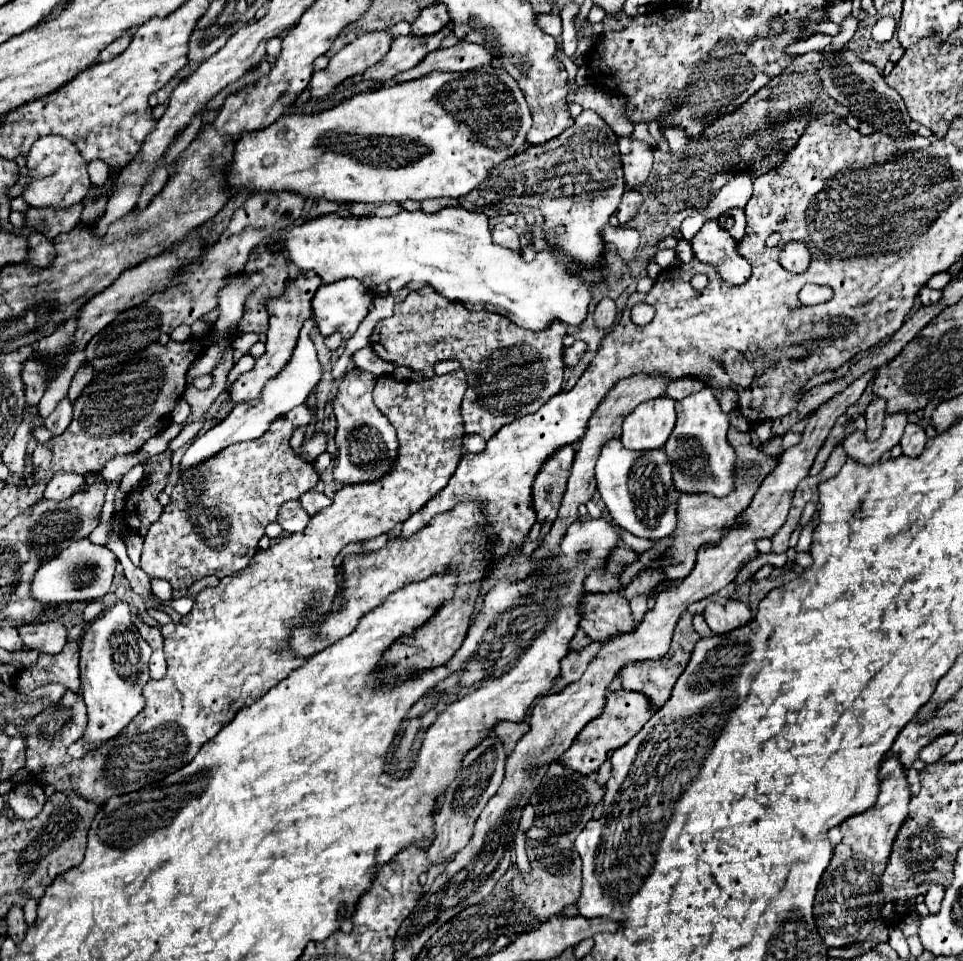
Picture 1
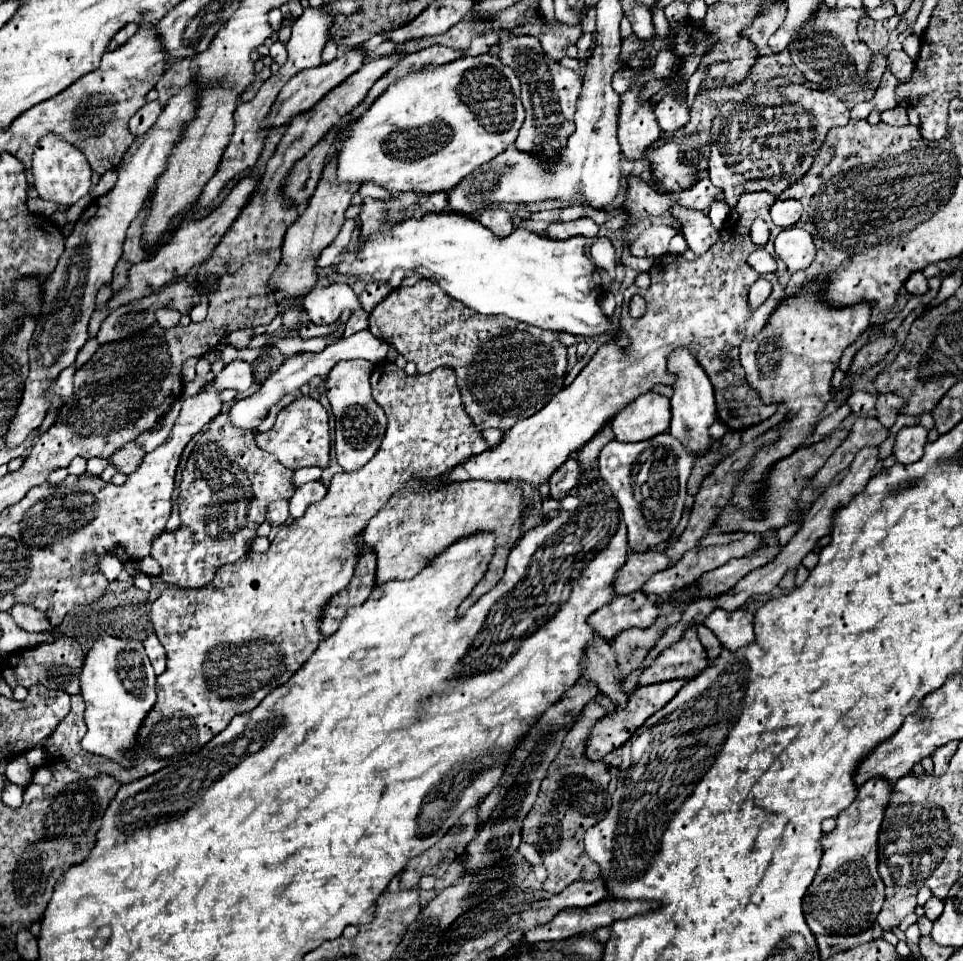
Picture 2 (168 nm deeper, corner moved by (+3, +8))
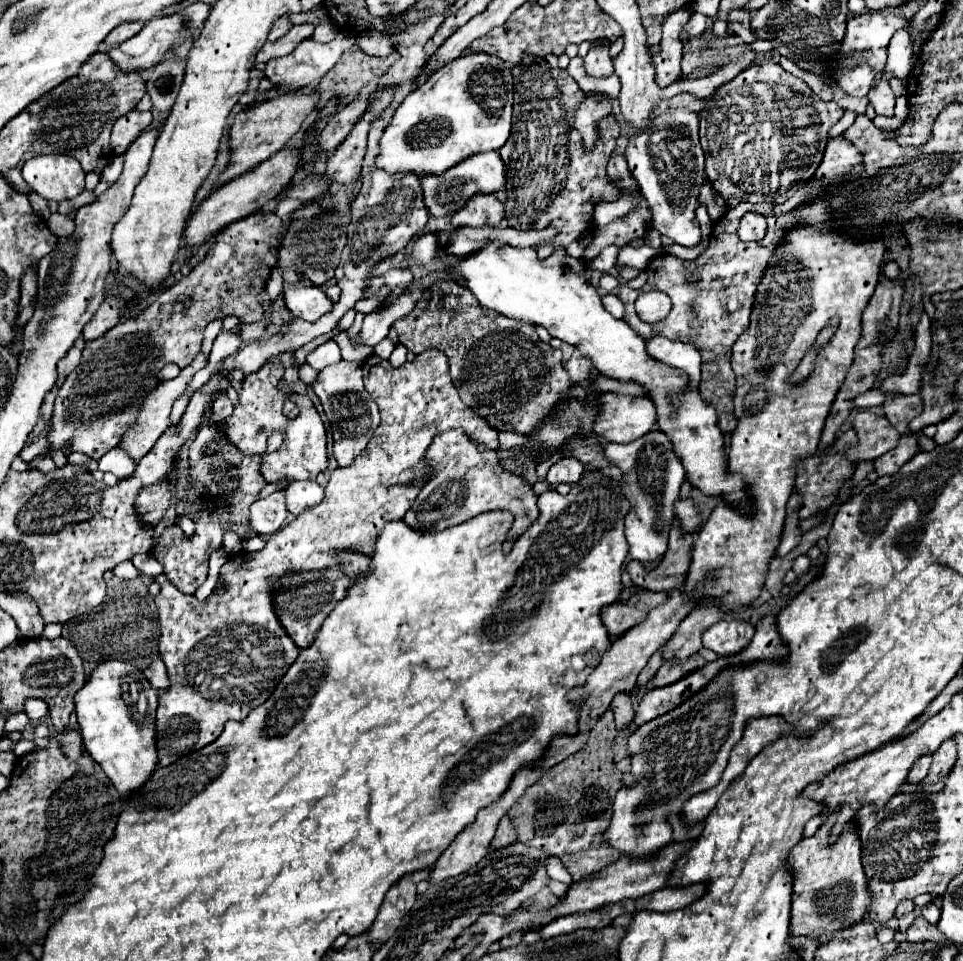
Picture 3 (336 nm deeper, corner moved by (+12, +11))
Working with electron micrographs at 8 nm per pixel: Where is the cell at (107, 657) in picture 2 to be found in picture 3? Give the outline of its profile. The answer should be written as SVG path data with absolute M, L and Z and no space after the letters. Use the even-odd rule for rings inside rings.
M100 660L86 684L76 692L76 716L86 752L100 764L122 798L138 790L156 768L156 714L158 692L144 674L124 660Z

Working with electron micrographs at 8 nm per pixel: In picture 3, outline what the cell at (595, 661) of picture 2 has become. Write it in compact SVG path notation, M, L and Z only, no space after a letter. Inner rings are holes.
M618 692L612 702L610 702L610 710L614 712L616 718L616 726L618 728L626 728L630 724L630 718L634 716L634 708L630 702L630 696L626 692Z

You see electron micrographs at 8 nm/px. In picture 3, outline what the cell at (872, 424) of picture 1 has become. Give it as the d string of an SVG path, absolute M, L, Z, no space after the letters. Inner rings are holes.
M900 394L894 398L888 398L882 404L884 416L888 418L888 422L898 430L898 432L906 432L908 422L918 416L922 412L922 398L918 394Z

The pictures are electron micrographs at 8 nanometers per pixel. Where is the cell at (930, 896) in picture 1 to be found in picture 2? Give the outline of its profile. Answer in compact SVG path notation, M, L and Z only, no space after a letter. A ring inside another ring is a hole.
M931 897L931 899L925 903L925 917L931 919L931 921L937 921L941 913L943 913L943 901L937 899L937 897Z

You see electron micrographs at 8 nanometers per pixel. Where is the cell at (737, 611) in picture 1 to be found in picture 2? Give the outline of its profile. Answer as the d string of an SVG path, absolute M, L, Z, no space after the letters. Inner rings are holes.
M715 609L705 625L713 631L713 635L721 641L725 649L739 649L741 645L749 645L755 641L753 635L753 615L745 609L727 613L723 609Z

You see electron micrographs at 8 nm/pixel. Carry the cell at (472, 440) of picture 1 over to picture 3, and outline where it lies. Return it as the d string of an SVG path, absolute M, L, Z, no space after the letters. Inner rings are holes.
M500 430L500 432L498 432L498 442L500 442L500 450L510 450L510 448L526 446L526 444L528 444L524 436L512 434L512 432L506 432L506 430Z

